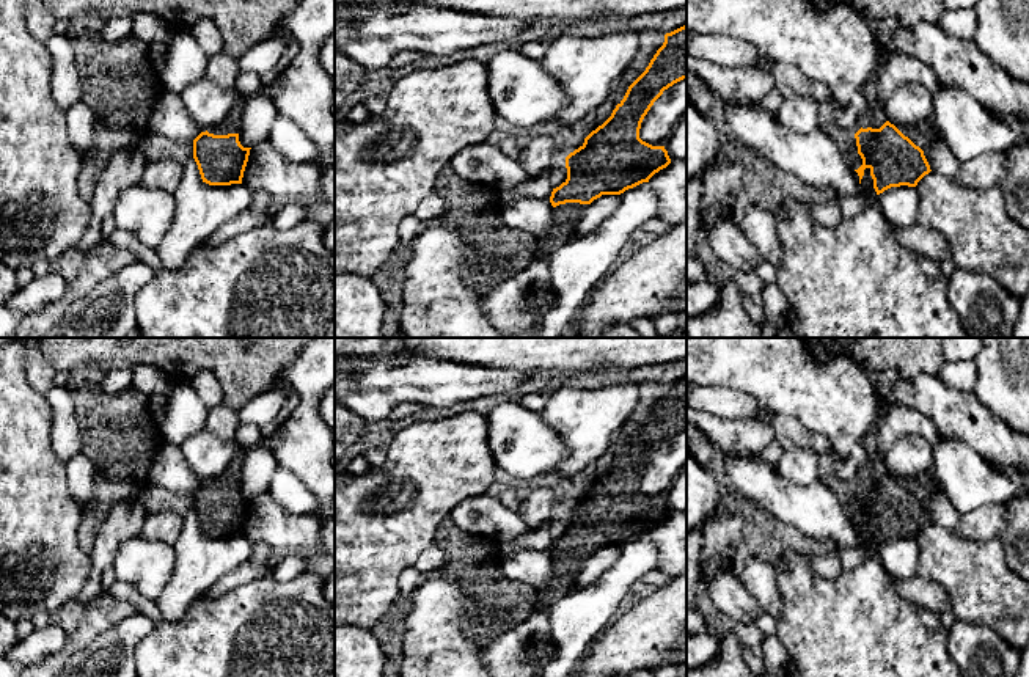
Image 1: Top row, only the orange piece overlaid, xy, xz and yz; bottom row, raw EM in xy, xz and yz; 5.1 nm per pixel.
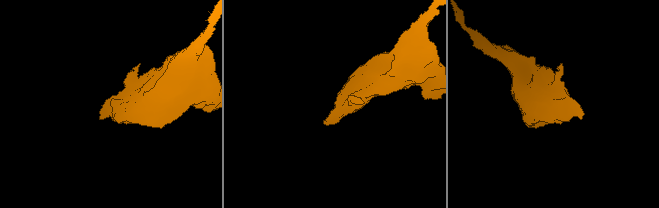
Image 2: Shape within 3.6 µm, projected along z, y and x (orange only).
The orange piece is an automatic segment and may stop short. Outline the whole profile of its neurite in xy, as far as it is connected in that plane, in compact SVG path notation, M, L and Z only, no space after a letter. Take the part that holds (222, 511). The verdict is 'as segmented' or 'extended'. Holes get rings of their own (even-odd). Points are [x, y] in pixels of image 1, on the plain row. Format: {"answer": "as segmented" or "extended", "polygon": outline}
{"answer": "extended", "polygon": "M247 449L234 454L228 467L193 492L193 510L203 534L209 537L242 536L250 501L239 493Z"}

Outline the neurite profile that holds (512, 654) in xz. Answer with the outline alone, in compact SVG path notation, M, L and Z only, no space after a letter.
M533 609L523 622L495 636L481 652L492 677L534 677L539 641L553 644L547 613Z

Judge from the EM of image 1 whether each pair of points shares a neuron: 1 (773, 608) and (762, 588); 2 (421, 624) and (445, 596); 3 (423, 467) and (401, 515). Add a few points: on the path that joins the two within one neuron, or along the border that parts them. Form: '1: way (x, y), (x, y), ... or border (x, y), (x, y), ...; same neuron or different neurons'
1: way (772, 603), (765, 592); same neuron
2: way (428, 618), (443, 602); same neuron
3: way (421, 479), (401, 503); same neuron

